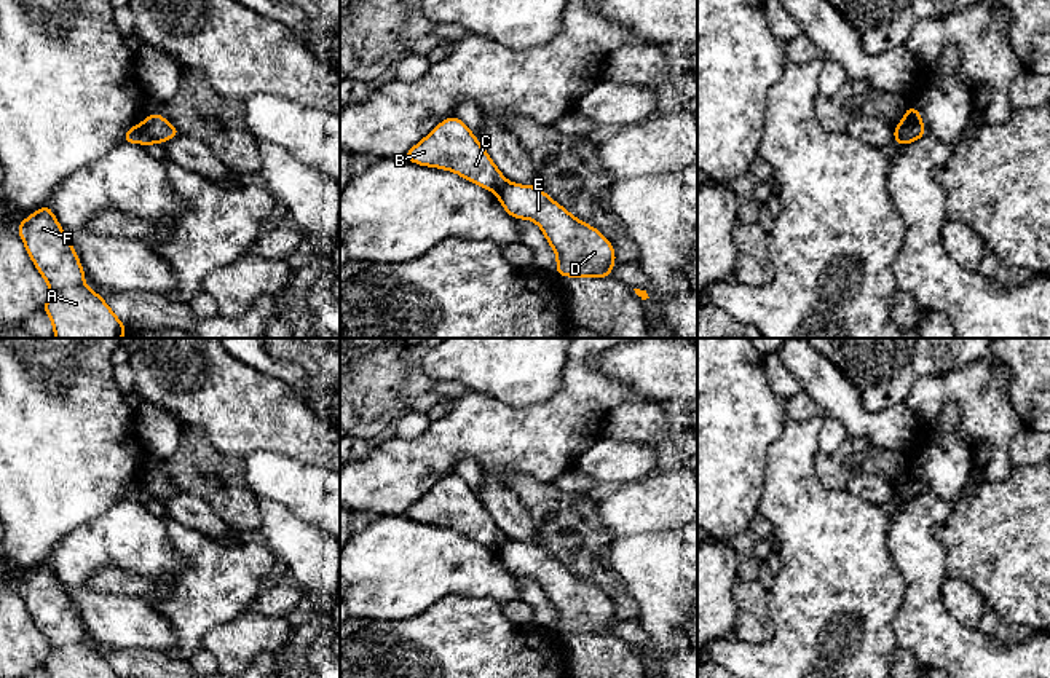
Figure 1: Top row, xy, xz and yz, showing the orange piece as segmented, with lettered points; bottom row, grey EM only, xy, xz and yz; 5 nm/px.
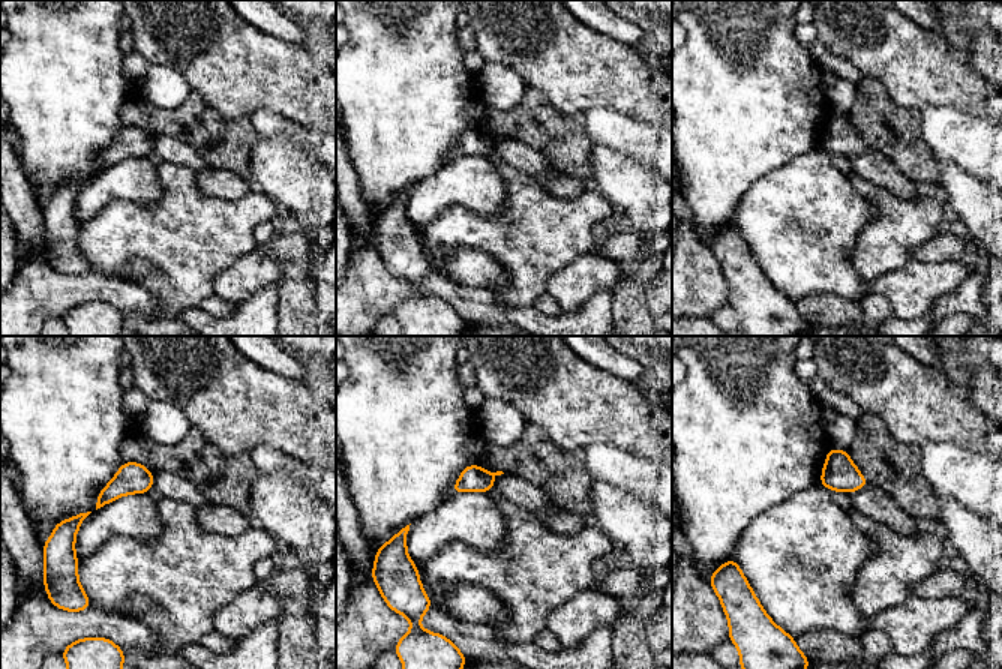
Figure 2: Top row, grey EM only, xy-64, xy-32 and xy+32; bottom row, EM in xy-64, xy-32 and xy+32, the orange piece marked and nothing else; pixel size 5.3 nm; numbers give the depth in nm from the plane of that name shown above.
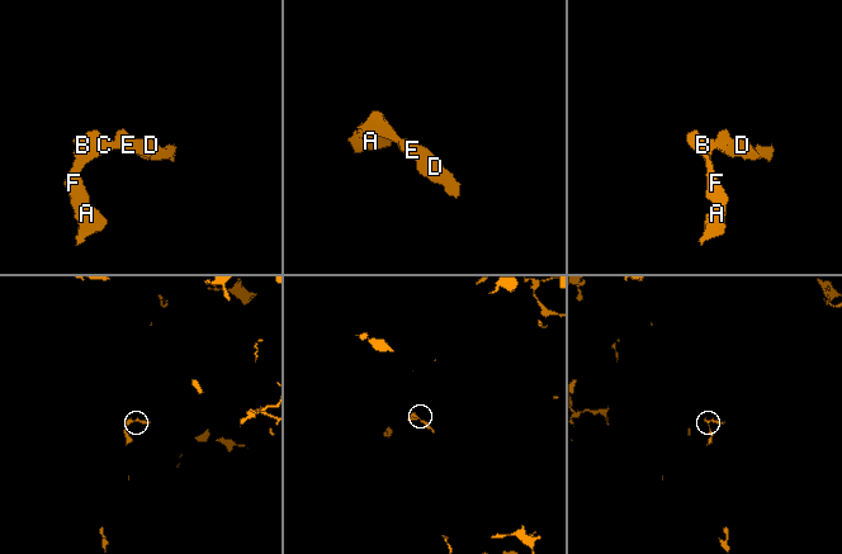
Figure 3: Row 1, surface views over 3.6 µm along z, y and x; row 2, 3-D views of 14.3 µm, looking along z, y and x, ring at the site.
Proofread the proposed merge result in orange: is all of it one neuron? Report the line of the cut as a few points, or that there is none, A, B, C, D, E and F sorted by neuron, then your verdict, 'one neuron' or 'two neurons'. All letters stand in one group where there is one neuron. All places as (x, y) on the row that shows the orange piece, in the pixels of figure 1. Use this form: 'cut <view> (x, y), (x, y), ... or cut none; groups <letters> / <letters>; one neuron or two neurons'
cut xy (142, 123), (152, 142); groups A B C F / D E; two neurons

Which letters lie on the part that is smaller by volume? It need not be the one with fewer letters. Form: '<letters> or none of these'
D, E

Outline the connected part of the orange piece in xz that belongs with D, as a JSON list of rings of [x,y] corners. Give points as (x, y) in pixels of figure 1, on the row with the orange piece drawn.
[[[507,182],[498,199],[512,219],[533,220],[557,255],[559,276],[611,278],[613,244],[594,227],[578,220],[539,187]]]

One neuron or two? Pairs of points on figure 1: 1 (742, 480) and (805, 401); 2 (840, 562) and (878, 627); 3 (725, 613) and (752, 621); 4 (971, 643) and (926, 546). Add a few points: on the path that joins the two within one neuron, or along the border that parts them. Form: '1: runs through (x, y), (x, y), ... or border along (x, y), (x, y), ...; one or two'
1: border along (785, 399), (785, 413), (789, 417); two
2: runs through (840, 578), (840, 589), (862, 611); one
3: border along (738, 579), (733, 587), (736, 622), (731, 634); two
4: runs through (945, 626), (926, 607), (926, 571); one

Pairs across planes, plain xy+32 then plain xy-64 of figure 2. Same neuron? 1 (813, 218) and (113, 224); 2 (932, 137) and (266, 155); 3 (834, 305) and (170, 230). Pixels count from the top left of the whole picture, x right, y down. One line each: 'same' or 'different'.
1: different
2: different
3: different

